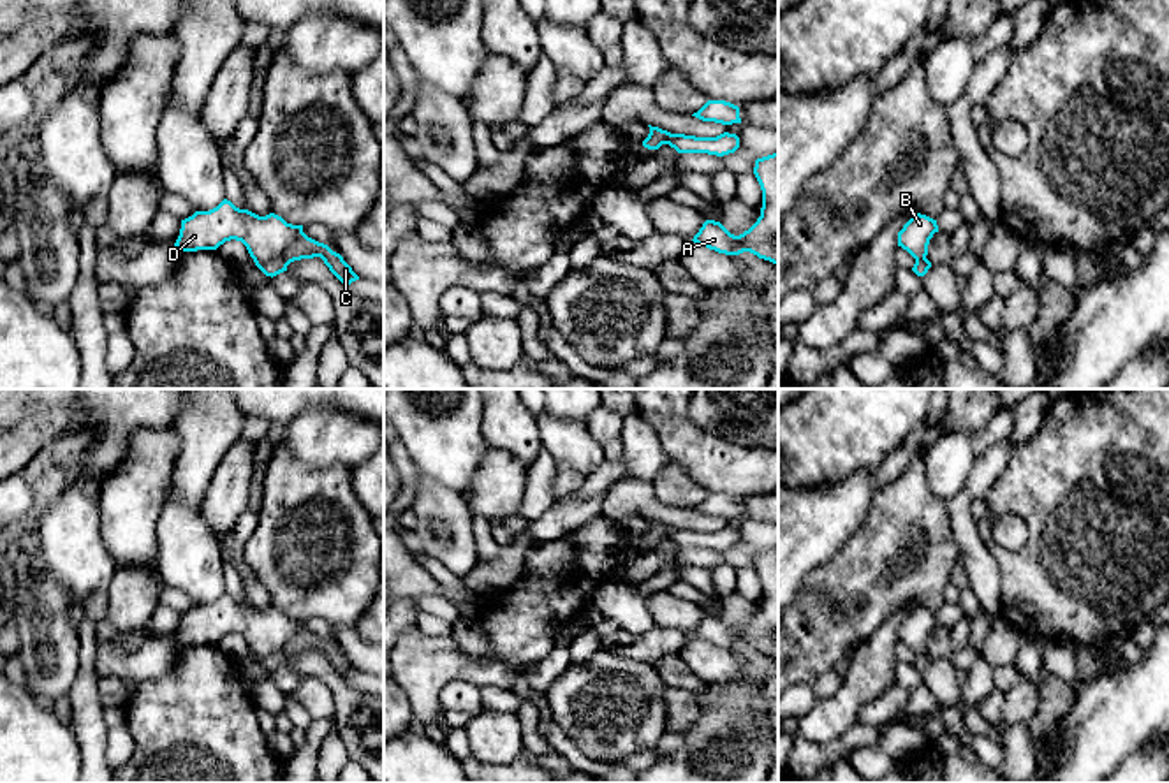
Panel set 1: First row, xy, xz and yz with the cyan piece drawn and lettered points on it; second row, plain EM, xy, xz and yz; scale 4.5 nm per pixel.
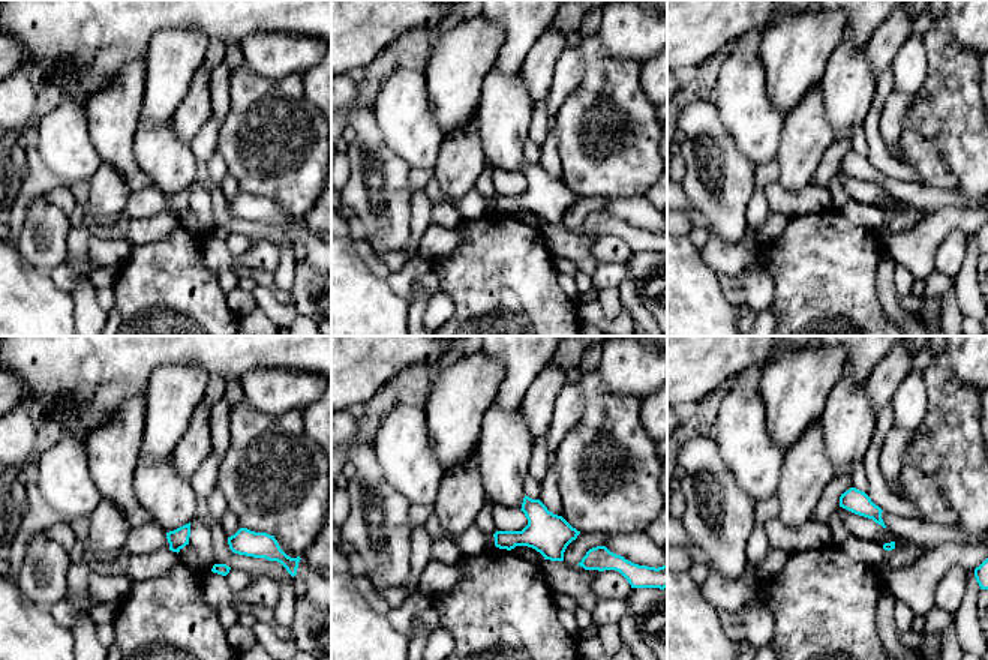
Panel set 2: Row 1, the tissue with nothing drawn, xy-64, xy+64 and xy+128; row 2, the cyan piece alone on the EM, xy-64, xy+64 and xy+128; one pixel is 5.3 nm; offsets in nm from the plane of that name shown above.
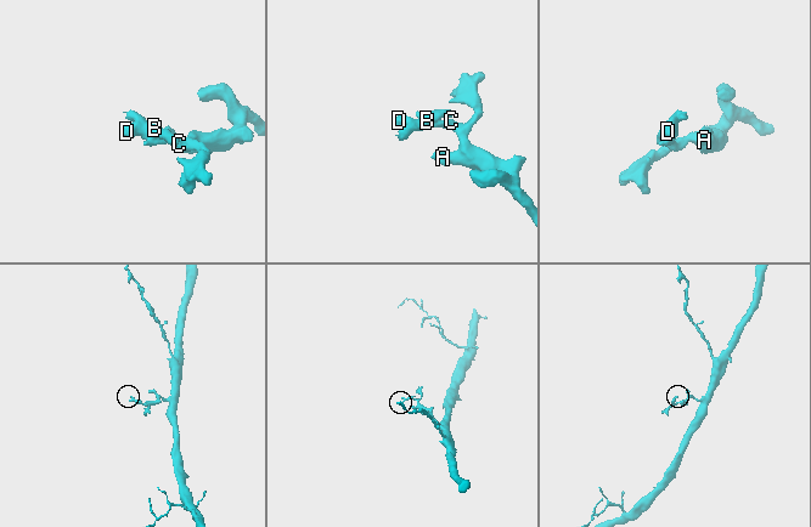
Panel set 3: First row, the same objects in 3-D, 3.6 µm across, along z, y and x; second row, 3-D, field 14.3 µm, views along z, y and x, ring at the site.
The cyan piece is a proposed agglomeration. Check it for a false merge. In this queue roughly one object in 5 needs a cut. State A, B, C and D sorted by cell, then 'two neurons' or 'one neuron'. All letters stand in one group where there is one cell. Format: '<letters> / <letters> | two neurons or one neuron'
A C / B D | two neurons

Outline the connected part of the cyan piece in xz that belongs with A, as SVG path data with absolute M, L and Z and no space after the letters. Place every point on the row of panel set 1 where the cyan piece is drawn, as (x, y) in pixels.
M778 153L757 158L754 174L762 190L757 222L734 236L720 222L706 220L690 243L725 255L750 252L778 266Z

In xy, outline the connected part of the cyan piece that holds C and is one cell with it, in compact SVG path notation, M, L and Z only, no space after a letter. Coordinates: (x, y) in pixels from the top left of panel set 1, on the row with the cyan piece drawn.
M308 236L290 245L278 259L255 264L266 276L276 276L287 271L287 266L294 260L320 257L329 271L342 282L350 285L359 280L343 257L333 252L327 245L319 243Z

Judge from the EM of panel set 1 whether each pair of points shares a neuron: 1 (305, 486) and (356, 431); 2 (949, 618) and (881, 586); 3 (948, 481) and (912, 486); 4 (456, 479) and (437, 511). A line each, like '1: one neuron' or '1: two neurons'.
1: two neurons
2: two neurons
3: two neurons
4: two neurons

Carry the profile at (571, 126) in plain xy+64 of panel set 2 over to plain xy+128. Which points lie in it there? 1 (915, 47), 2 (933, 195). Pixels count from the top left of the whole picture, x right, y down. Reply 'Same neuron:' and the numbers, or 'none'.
Same neuron: none

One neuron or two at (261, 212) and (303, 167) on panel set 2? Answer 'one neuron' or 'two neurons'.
two neurons

